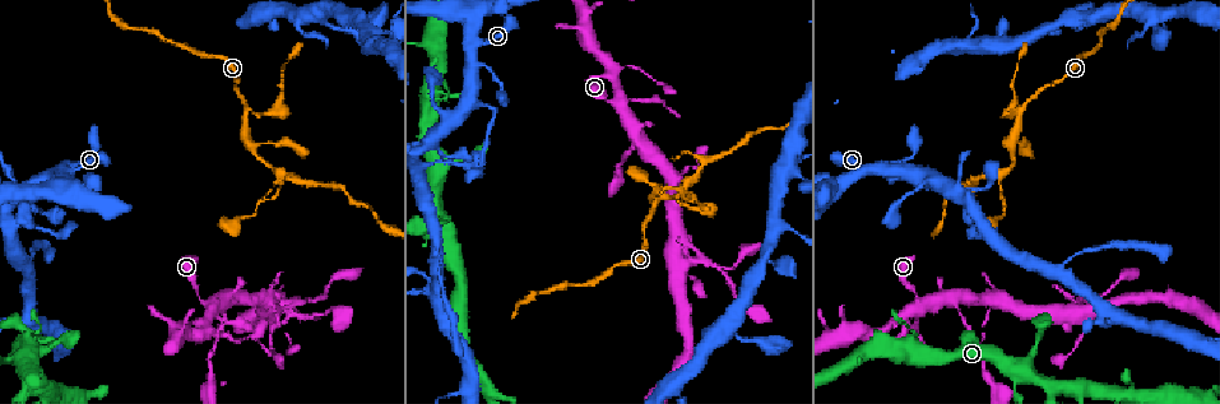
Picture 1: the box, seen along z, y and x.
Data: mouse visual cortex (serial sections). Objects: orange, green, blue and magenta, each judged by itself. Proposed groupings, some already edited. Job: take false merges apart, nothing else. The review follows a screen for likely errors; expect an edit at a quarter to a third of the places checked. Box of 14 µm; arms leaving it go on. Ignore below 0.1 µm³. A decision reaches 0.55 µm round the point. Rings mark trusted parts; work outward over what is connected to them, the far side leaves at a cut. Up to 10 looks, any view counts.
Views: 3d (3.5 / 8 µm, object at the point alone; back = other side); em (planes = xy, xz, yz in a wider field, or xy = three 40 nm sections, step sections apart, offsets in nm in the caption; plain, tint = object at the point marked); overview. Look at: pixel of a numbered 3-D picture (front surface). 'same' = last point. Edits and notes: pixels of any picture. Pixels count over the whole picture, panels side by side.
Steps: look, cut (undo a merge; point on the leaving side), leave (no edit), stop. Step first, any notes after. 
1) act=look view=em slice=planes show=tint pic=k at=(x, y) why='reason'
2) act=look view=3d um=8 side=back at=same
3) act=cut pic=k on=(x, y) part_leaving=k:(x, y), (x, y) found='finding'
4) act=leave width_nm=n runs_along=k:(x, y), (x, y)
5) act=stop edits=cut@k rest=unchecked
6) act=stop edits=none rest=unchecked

act=look view=3d um=3.5 pic=1 at=(232, 302) why='thin arm on a thick one'

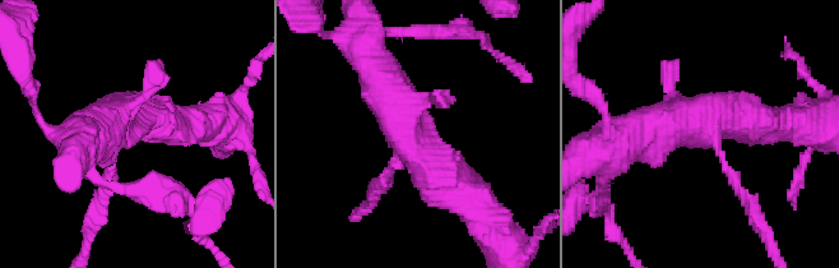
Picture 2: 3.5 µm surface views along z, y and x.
act=look view=em slice=xy step=5 show=tint pic=2 at=(405, 134) why='shape alone is not enough'

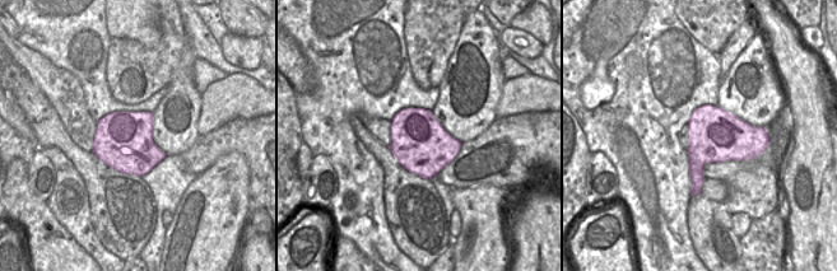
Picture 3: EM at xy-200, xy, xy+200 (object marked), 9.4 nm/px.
act=leave found='one cell here'

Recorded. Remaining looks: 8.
act=look view=3d um=8 pic=1 at=(1080, 307)

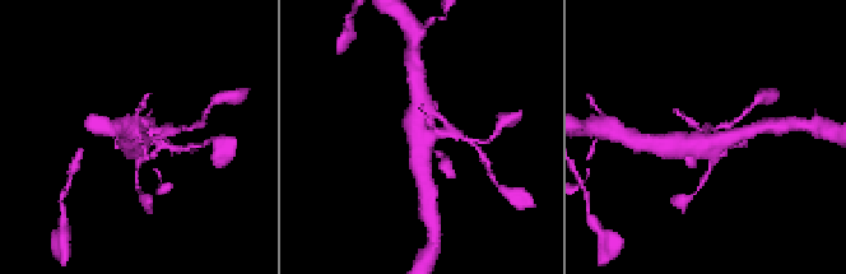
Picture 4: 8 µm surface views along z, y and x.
act=look view=3d um=3.5 pic=4 at=(430, 133)

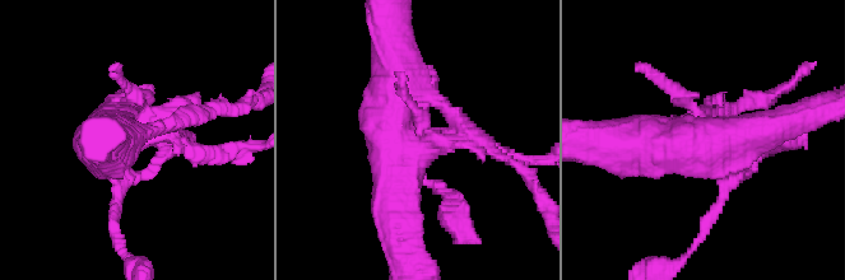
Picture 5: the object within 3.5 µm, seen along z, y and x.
act=look view=em slice=xy step=1 show=tint pic=5 at=(419, 145) why='now the EM'

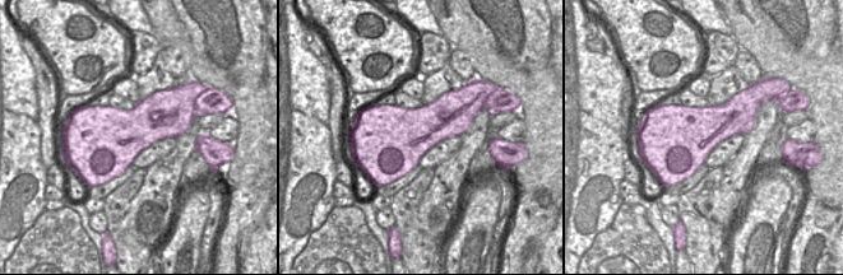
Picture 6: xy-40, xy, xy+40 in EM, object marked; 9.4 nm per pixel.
act=leave runs_along=5:(636, 141), (730, 141), (799, 118) found='one cell here'

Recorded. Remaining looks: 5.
act=look view=3d um=8 side=back pic=1 at=(474, 101)

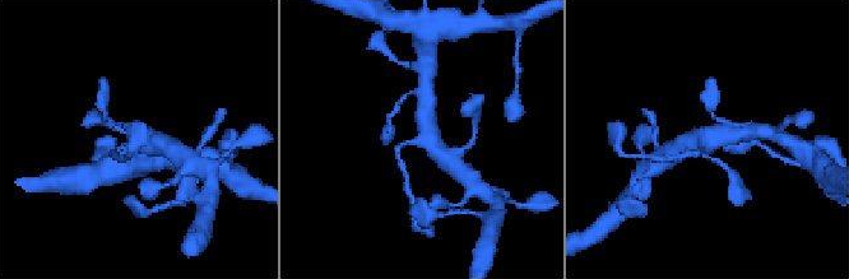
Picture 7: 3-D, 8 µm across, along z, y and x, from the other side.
act=look view=3d um=3.5 pic=7 at=(706, 144) why='zoom in'

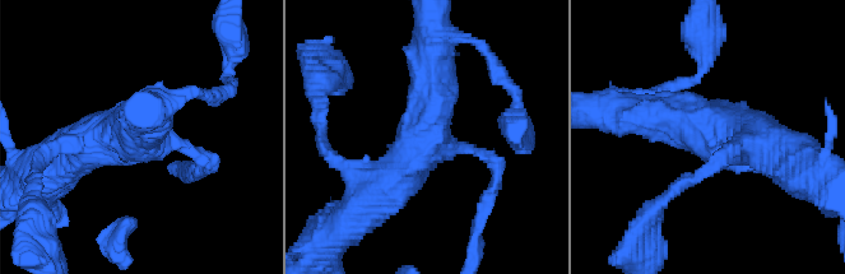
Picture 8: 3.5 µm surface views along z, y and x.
act=look view=em slice=planes show=tint pic=8 at=(440, 145) arms=3 arm_widths_nm=150,450,600 why='need the tissue'

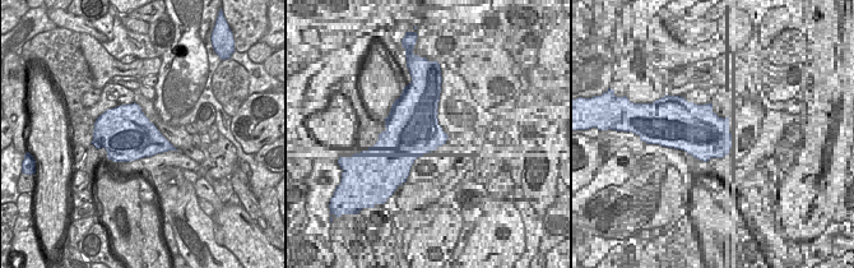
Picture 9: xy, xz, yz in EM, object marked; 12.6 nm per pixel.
act=leave runs_along=8:(431, 61), (423, 143), (365, 201) found='one cell here'

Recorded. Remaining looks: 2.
act=stop edits=none rest=unchecked

